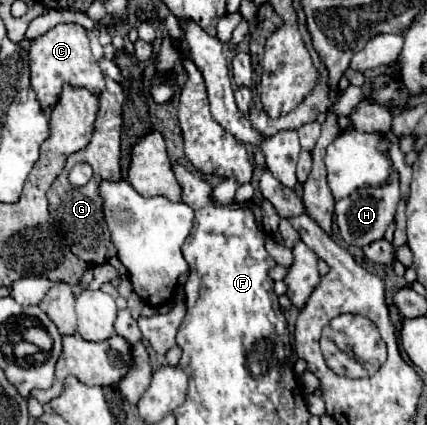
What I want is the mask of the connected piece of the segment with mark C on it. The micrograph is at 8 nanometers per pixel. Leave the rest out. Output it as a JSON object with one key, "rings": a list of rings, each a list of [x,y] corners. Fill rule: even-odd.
{"rings":[[[57,24],[43,36],[31,40],[29,42],[29,72],[31,72],[31,88],[35,90],[39,104],[43,106],[45,112],[51,110],[59,102],[63,84],[85,88],[95,96],[99,96],[105,86],[103,72],[89,48],[87,30],[81,24]]]}

